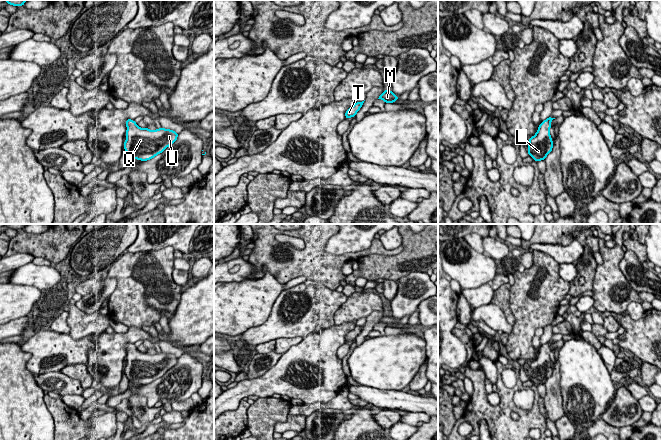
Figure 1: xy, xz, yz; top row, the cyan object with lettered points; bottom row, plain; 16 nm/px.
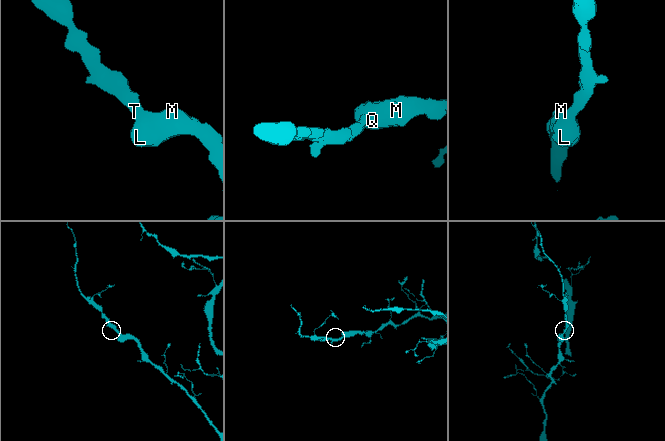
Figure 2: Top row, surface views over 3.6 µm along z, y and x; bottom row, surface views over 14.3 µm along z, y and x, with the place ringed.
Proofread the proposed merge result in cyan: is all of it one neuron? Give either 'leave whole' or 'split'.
leave whole

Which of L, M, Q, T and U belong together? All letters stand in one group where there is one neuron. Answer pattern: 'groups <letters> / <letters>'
groups L M Q T U

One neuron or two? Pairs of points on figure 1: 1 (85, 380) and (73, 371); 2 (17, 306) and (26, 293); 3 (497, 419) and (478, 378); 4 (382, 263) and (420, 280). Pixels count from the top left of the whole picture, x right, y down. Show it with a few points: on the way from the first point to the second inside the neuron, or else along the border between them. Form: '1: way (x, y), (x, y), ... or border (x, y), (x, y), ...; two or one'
1: way (82, 377), (76, 371); one
2: way (17, 303), (23, 296); one
3: way (487, 409), (479, 401), (479, 388); one
4: border (425, 272), (409, 272), (398, 279); two

